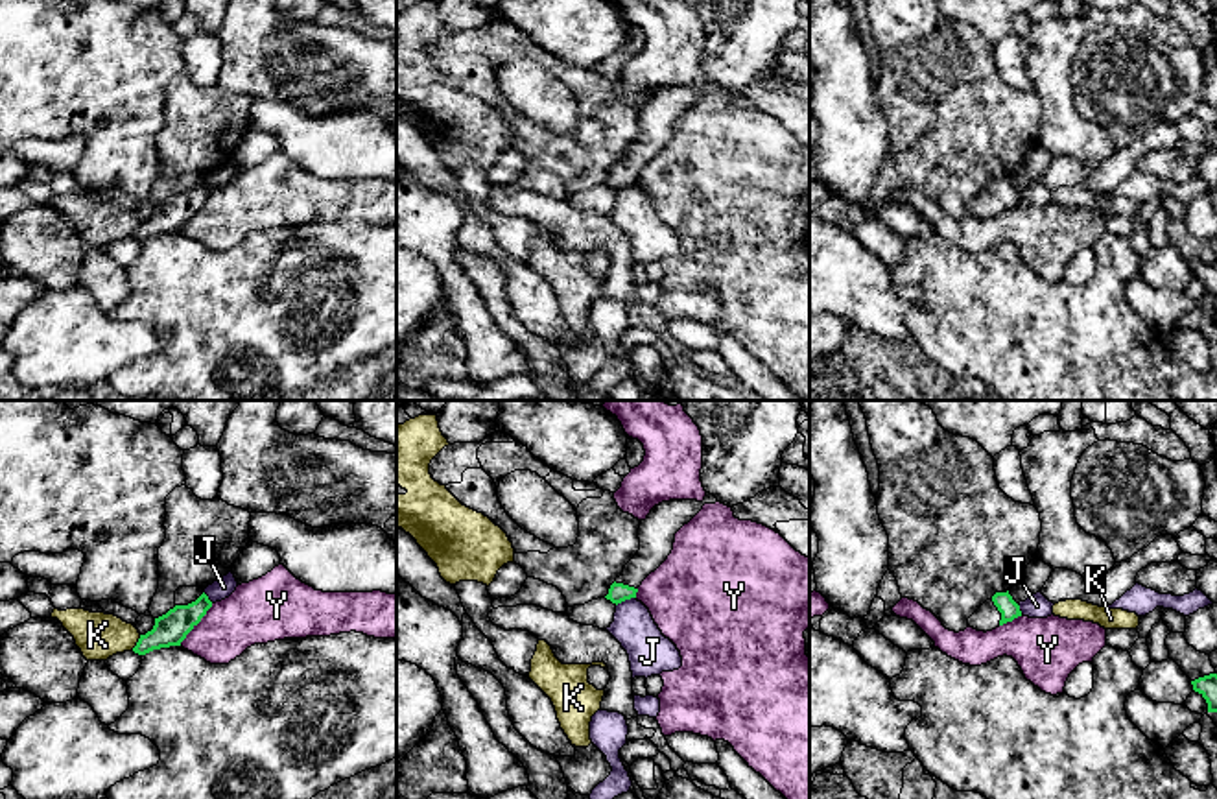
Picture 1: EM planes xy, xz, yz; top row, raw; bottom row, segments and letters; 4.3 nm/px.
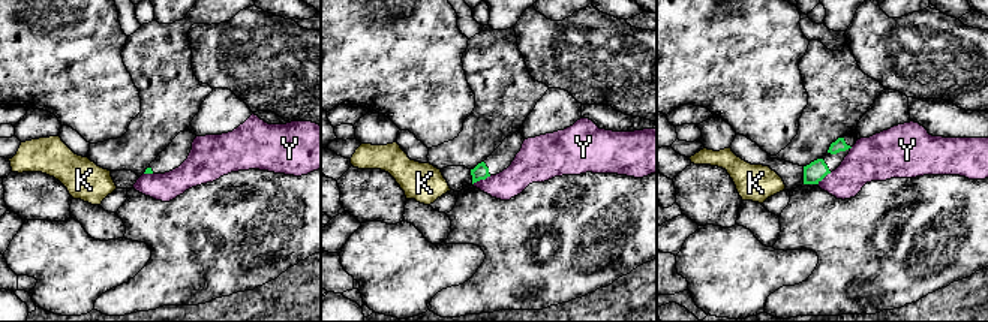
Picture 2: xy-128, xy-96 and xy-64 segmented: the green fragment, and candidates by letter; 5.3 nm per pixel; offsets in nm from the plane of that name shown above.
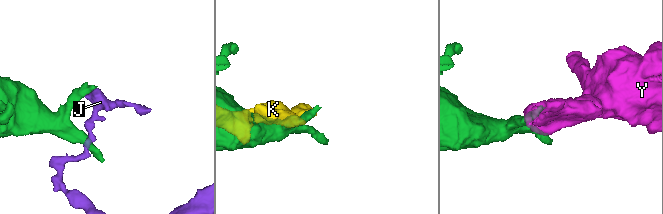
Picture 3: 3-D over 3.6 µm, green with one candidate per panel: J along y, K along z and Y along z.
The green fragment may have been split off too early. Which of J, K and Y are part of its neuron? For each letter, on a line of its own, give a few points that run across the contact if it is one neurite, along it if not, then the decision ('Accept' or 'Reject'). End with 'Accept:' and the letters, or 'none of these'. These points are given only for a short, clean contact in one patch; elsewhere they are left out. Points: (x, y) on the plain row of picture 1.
J: Line: xz (635, 183), (616, 192). Reject
K: Line: xy (141, 222), (131, 237). Reject
Y: Reject
Accept: none of these

